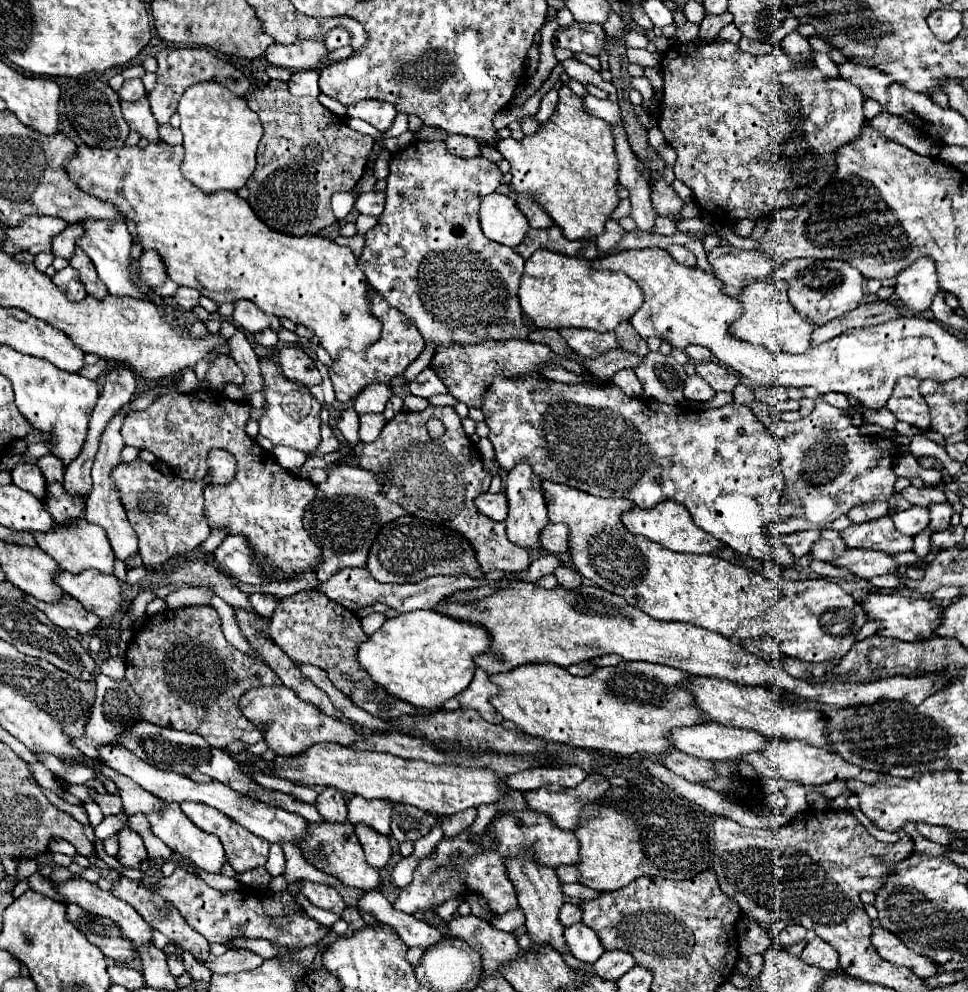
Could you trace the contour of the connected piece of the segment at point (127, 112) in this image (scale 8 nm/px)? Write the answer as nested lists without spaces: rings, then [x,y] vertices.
[[[148,98],[138,100],[138,102],[124,102],[120,100],[122,106],[122,116],[128,122],[128,126],[136,132],[140,132],[144,138],[148,138],[150,142],[158,144],[160,136],[158,136],[158,124],[150,112],[150,104]]]

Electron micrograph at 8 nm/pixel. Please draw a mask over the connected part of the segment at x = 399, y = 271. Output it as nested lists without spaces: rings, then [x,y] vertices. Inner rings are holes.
[[[432,140],[432,142],[422,142],[422,144],[410,144],[408,148],[396,152],[392,156],[392,162],[390,162],[390,174],[388,174],[388,186],[386,186],[386,208],[382,212],[382,216],[378,218],[378,226],[374,230],[370,230],[366,234],[366,246],[364,246],[364,252],[362,256],[358,258],[358,266],[362,268],[362,272],[366,274],[370,286],[380,292],[390,306],[398,308],[400,312],[404,312],[416,326],[418,330],[422,332],[424,340],[426,342],[434,342],[434,346],[448,346],[452,342],[458,342],[458,344],[478,344],[478,342],[484,342],[484,340],[508,340],[508,338],[522,338],[526,340],[528,336],[528,328],[524,324],[524,314],[520,310],[520,304],[518,304],[518,284],[520,284],[520,278],[522,278],[522,270],[524,270],[524,260],[514,252],[514,248],[508,248],[508,246],[502,246],[502,244],[496,244],[492,240],[488,240],[482,230],[480,230],[480,222],[478,222],[478,204],[482,202],[484,196],[492,194],[502,182],[502,172],[498,170],[498,166],[486,158],[458,158],[458,156],[452,156],[446,152],[446,146],[442,140]],[[458,252],[464,252],[468,256],[464,258],[430,258],[434,254],[458,254]]]

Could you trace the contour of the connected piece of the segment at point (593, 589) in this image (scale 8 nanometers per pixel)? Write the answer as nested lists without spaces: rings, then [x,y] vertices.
[[[514,580],[498,588],[494,594],[474,600],[470,604],[440,602],[434,606],[436,612],[450,616],[460,622],[472,622],[490,632],[492,644],[488,652],[476,656],[476,664],[486,674],[508,672],[522,664],[532,662],[552,662],[562,668],[590,660],[594,656],[618,654],[624,660],[646,660],[664,666],[678,668],[694,676],[712,676],[722,680],[732,680],[744,686],[764,686],[782,684],[790,694],[802,696],[806,700],[850,706],[850,704],[874,704],[880,698],[920,704],[924,698],[932,696],[948,680],[944,676],[920,676],[920,678],[884,678],[866,684],[848,682],[804,682],[772,668],[772,664],[762,658],[742,650],[736,640],[724,638],[716,632],[698,628],[684,622],[660,622],[644,614],[642,610],[624,602],[624,598],[610,594],[598,586],[580,586],[576,590],[566,590],[562,586],[554,590],[540,588],[532,582]]]

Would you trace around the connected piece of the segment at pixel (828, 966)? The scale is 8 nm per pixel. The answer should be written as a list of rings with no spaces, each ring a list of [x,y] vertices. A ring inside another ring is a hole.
[[[814,938],[812,942],[808,942],[806,948],[802,950],[800,958],[806,964],[822,968],[822,970],[836,970],[838,968],[838,952],[820,938]]]

